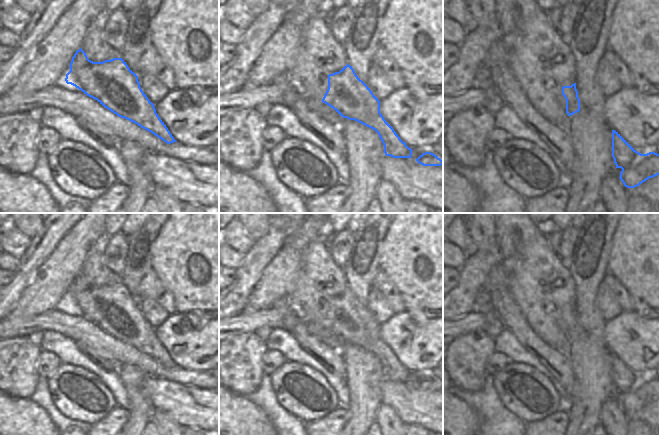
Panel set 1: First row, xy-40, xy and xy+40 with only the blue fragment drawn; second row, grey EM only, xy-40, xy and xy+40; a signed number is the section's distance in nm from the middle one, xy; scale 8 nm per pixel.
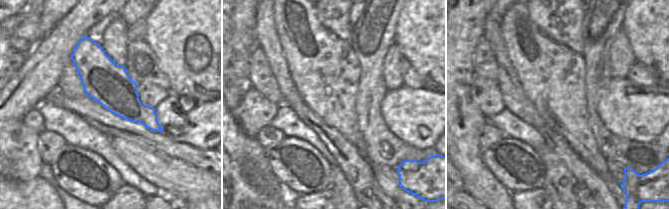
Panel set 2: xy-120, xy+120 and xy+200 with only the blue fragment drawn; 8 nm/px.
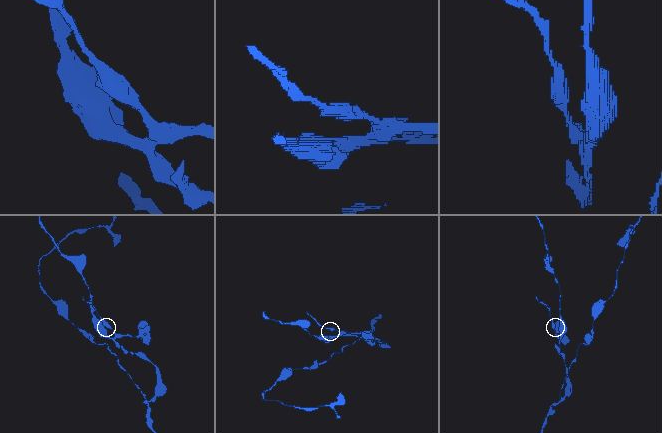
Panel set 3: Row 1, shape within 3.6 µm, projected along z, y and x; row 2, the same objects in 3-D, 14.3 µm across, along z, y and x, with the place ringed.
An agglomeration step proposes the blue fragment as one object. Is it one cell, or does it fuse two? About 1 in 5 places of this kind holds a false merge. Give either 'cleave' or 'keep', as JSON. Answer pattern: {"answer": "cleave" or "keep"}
{"answer": "keep"}

